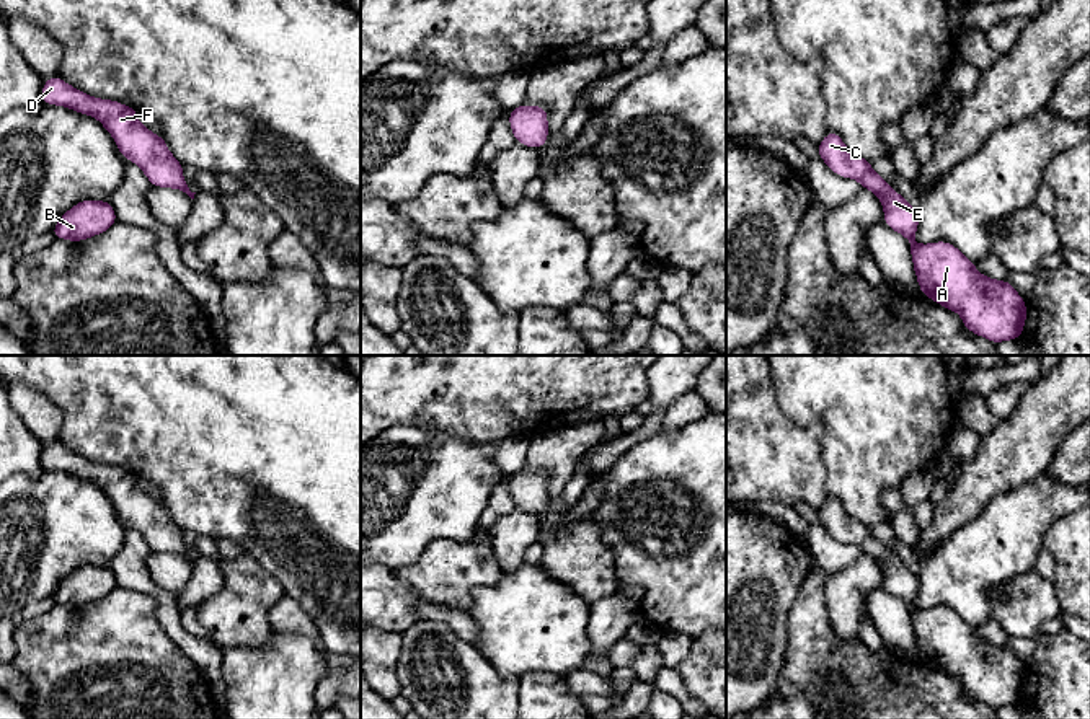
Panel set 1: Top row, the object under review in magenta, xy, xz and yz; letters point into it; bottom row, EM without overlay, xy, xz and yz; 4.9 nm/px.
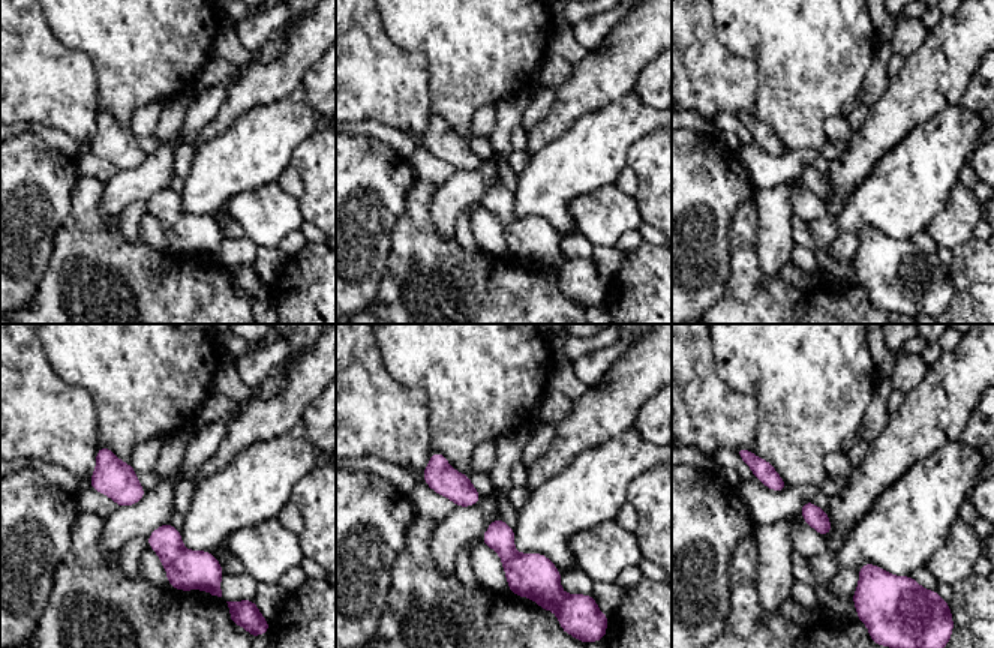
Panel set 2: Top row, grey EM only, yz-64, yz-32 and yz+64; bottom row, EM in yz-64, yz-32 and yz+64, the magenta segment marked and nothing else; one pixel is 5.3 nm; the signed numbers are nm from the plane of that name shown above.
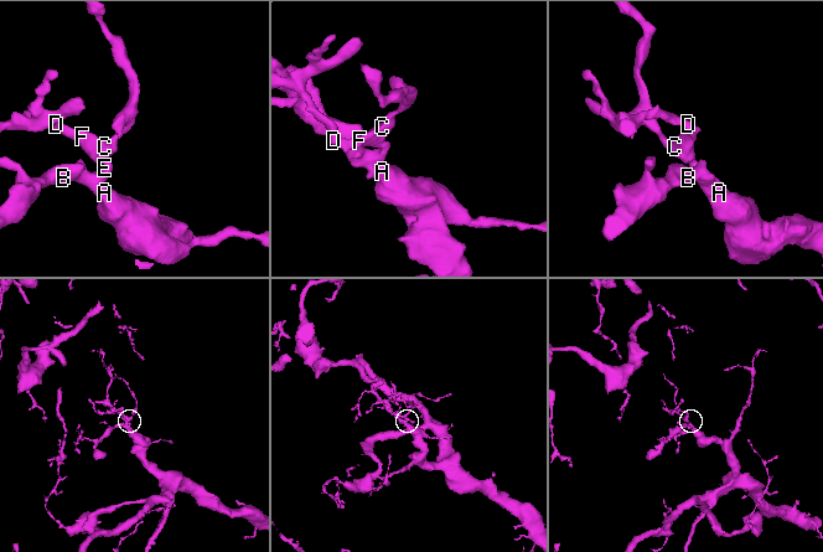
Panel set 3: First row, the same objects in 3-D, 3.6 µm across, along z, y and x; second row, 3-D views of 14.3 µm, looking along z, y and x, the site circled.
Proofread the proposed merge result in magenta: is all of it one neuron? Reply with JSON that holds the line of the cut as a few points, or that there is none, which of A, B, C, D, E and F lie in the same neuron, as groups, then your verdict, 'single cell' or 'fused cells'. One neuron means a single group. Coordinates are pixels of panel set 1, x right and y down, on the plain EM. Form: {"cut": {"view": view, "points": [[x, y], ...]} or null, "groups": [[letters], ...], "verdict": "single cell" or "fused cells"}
{"cut": null, "groups": [["A", "B", "C", "D", "E", "F"]], "verdict": "single cell"}

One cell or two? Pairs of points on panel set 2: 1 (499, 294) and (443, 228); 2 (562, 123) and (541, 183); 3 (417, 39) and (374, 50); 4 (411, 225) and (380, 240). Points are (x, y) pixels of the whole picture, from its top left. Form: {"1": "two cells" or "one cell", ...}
{"1": "two cells", "2": "two cells", "3": "two cells", "4": "two cells"}

